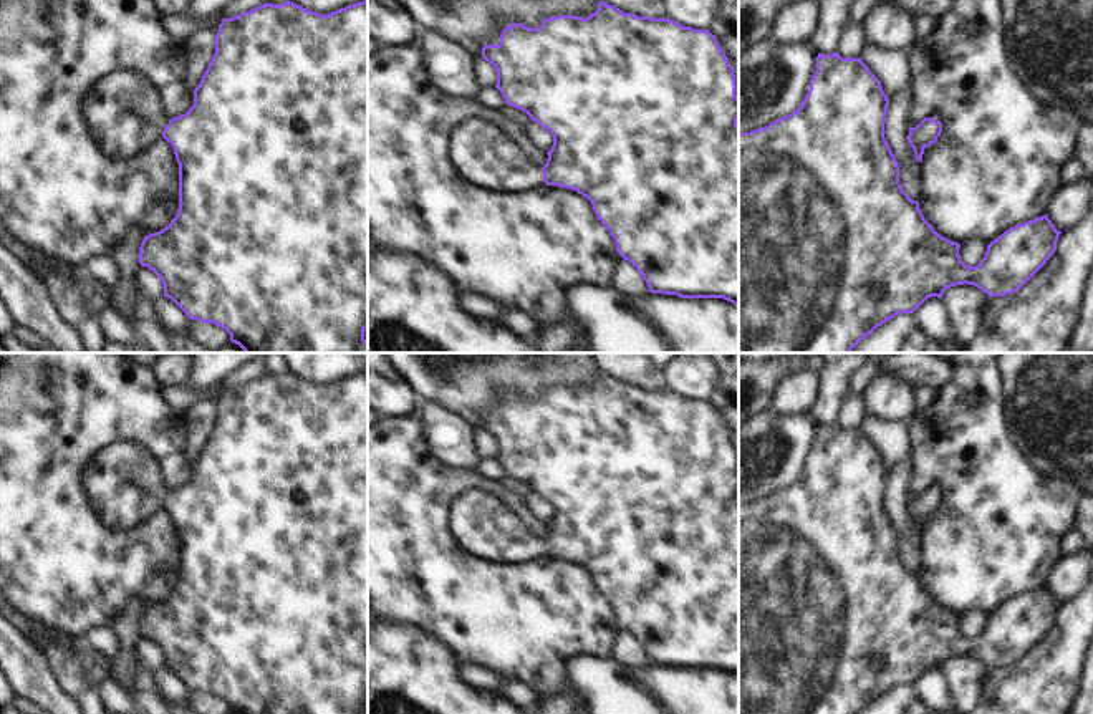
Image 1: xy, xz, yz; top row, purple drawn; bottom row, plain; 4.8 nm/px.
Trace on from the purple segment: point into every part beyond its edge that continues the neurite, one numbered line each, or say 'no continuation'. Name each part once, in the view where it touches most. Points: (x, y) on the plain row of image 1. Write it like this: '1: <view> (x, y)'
1: xy (123, 482)

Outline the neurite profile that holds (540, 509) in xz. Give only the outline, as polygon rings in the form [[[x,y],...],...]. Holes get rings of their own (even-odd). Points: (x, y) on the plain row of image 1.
[[[530,492],[523,497],[523,502],[530,514],[538,519],[542,523],[548,523],[553,517],[553,507],[543,500],[538,494]]]

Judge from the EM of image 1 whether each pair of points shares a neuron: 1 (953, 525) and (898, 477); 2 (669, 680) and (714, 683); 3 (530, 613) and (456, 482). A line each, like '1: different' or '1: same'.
1: different
2: same
3: same

